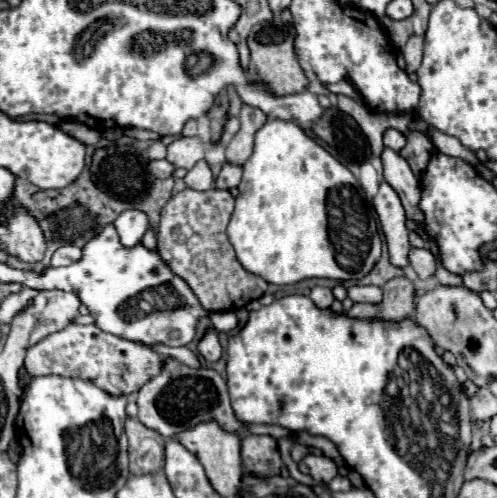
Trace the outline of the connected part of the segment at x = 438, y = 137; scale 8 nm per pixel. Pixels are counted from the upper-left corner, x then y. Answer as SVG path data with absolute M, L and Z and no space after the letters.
M430 128L430 136L432 136L432 144L434 144L442 154L462 158L464 162L468 162L468 164L472 164L472 166L480 164L480 160L476 158L476 154L474 154L470 148L462 146L462 144L460 144L460 140L456 140L454 136L442 134L442 132L440 132L440 130L436 130L436 128Z

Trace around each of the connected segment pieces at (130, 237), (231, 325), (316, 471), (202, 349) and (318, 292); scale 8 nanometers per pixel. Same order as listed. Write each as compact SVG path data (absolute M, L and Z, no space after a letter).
M126 210L116 218L114 228L120 236L120 244L132 248L142 240L144 232L148 230L148 218L140 210Z
M228 310L228 312L212 312L212 314L210 314L210 320L212 320L214 328L220 330L220 332L230 332L230 330L234 330L236 324L238 324L236 312L232 312L232 310Z
M308 454L304 456L300 462L298 462L298 468L302 474L310 474L314 480L318 482L330 482L334 476L338 476L338 470L336 470L336 464L326 458L326 456L314 456L314 454Z
M210 328L202 340L198 342L198 352L208 360L208 362L216 362L220 356L222 356L222 348L220 348L220 342L218 342L218 336L214 332L214 328Z
M314 286L312 292L310 292L310 298L312 302L318 306L318 308L330 308L332 302L334 302L334 294L330 288L326 286Z

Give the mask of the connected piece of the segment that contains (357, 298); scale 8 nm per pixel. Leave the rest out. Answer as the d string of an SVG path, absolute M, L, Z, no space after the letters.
M352 286L348 288L348 298L352 302L380 302L382 300L382 288L378 286Z

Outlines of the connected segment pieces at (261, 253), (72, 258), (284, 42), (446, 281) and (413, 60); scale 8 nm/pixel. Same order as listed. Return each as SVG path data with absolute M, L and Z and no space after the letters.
M268 120L256 132L254 152L242 168L244 174L238 184L236 210L228 224L228 238L240 264L248 272L272 284L294 284L306 278L358 280L372 270L382 248L376 212L366 202L366 194L356 176L316 144L294 120Z
M62 246L62 248L58 248L56 252L54 252L54 256L52 256L52 266L66 266L66 264L72 264L72 262L76 262L76 260L80 260L80 248L76 248L76 246Z
M258 24L252 28L248 36L248 48L250 48L250 64L248 72L252 76L252 82L264 84L274 96L290 96L296 92L302 92L306 88L306 76L294 56L294 26L292 24Z
M432 242L432 252L436 254L436 258L438 258L438 272L436 272L436 278L438 278L438 282L440 284L444 284L444 286L454 286L454 284L460 284L462 280L460 280L460 276L456 276L456 274L452 274L452 272L448 272L448 270L444 270L442 268L442 264L440 264L440 256L438 256L438 250L436 250L436 244Z
M410 36L410 40L404 44L402 54L406 58L406 72L416 72L420 68L422 48L424 48L424 38L422 36Z

